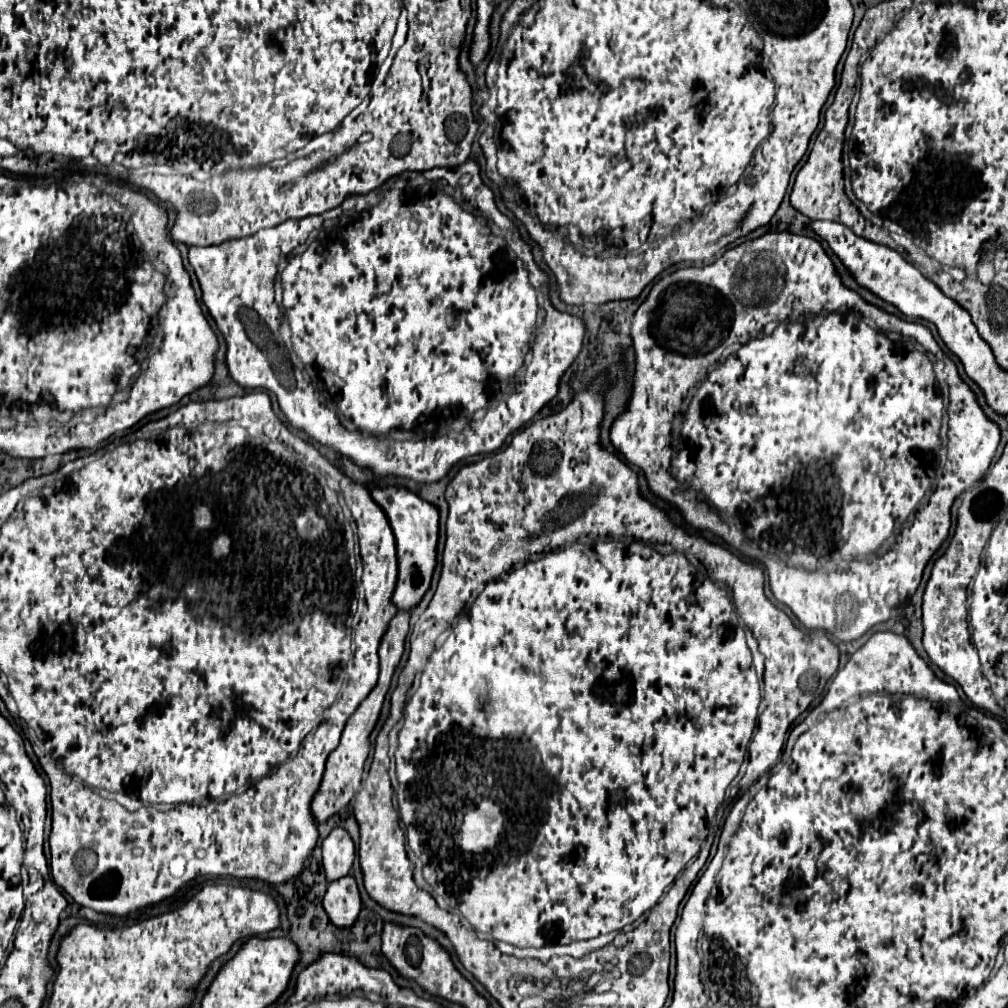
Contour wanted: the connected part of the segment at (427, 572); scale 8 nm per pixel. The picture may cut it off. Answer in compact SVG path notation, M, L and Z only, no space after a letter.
M388 486L388 488L370 488L372 498L376 504L382 506L386 512L392 532L396 536L396 550L398 550L398 584L392 596L392 602L396 604L398 610L410 612L416 608L424 594L430 588L430 580L436 568L436 548L438 548L438 510L416 496L414 492L400 488L400 486Z

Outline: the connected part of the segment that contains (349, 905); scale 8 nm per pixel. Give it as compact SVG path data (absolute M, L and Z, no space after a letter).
M348 874L336 882L330 882L322 904L326 914L338 928L352 926L362 910L362 900L354 876Z

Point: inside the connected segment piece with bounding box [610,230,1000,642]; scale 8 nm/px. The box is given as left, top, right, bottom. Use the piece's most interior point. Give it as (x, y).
(827, 393)

